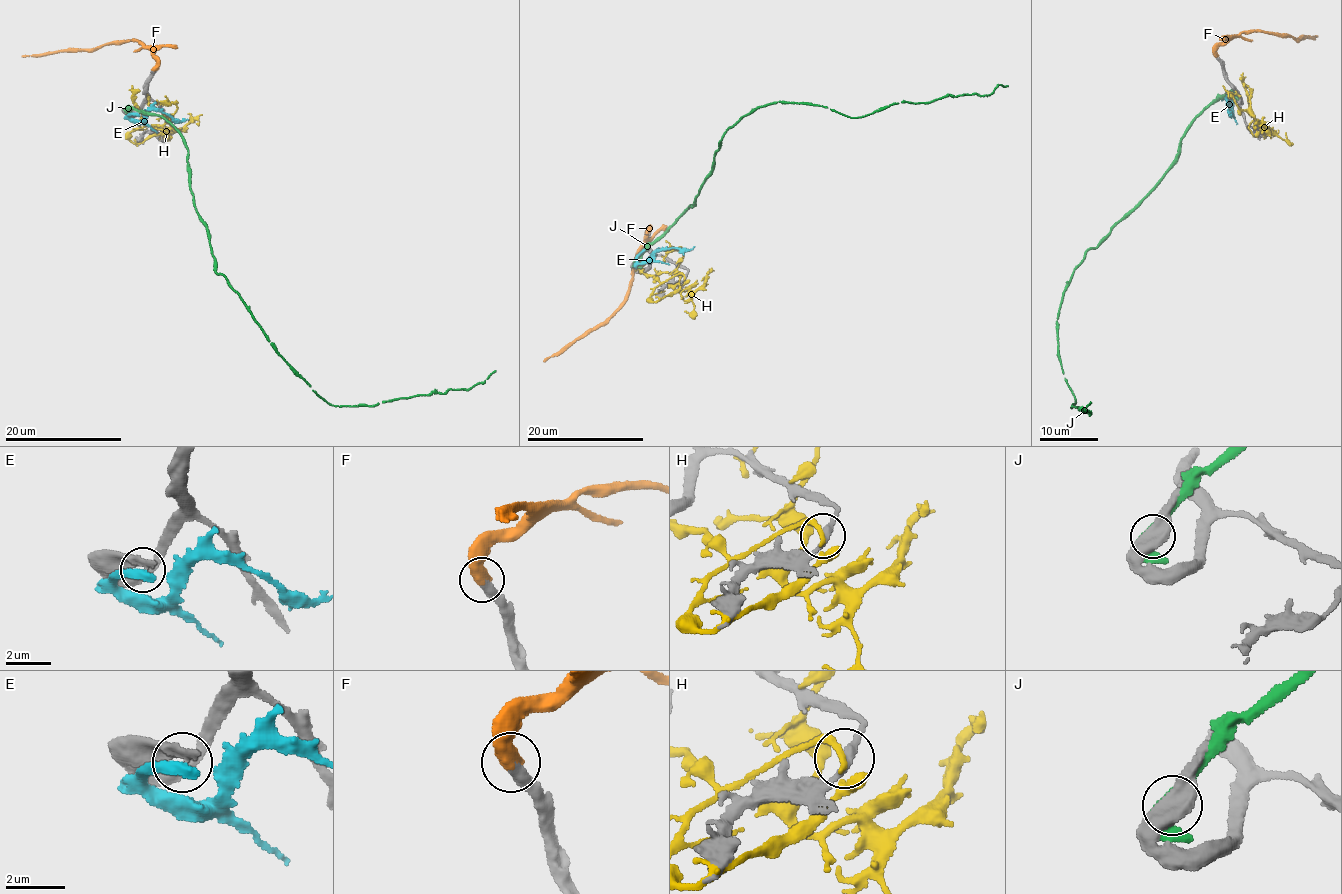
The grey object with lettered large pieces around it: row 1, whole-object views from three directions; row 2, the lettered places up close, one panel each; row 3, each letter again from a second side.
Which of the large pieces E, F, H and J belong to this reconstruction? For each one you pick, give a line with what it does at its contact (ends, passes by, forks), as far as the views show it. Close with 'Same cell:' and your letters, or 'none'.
F: it ends there
Same cell: F

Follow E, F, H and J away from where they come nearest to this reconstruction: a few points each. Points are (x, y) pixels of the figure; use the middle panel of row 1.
E: (642, 252), (637, 259), (639, 263), (650, 259), (657, 249), (687, 249), (694, 246)
F: (648, 230), (638, 254), (629, 293), (604, 322), (543, 361)
H: (684, 276), (658, 284), (651, 299), (675, 293), (679, 286), (677, 269), (683, 254), (670, 250), (664, 261)
J: (637, 260), (694, 205), (723, 132), (757, 109), (788, 102), (855, 117), (1008, 86)

